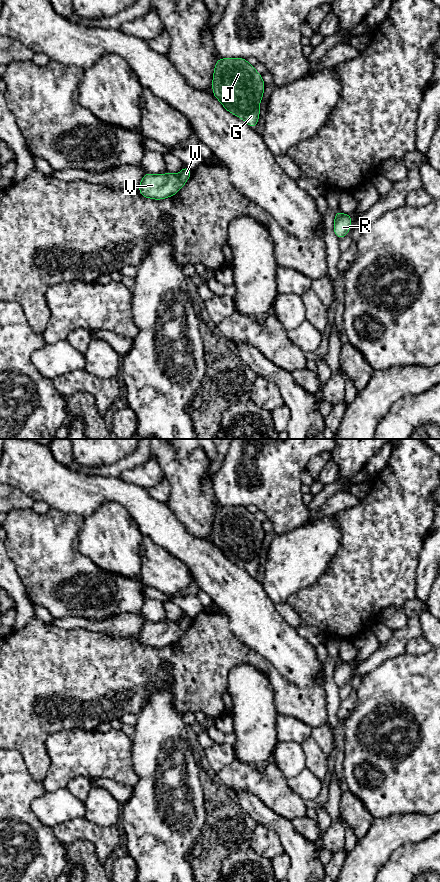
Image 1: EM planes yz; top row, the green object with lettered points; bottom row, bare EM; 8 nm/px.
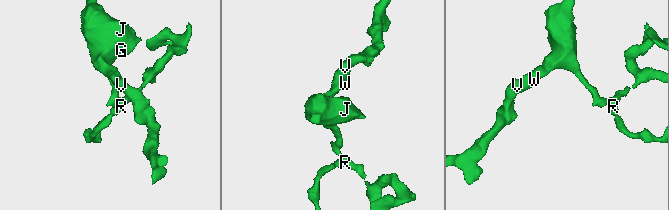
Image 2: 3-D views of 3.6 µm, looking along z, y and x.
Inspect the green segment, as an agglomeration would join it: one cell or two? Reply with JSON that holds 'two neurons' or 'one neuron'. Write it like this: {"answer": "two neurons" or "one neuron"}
{"answer": "two neurons"}

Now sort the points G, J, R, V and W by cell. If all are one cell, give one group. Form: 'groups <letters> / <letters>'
groups G J V W / R

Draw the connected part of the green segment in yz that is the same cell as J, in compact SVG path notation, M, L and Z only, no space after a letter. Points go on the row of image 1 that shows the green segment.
M244 58L217 59L212 80L213 96L223 107L255 129L265 83Z

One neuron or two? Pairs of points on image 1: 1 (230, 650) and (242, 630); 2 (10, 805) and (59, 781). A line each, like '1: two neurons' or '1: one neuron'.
1: two neurons
2: two neurons

